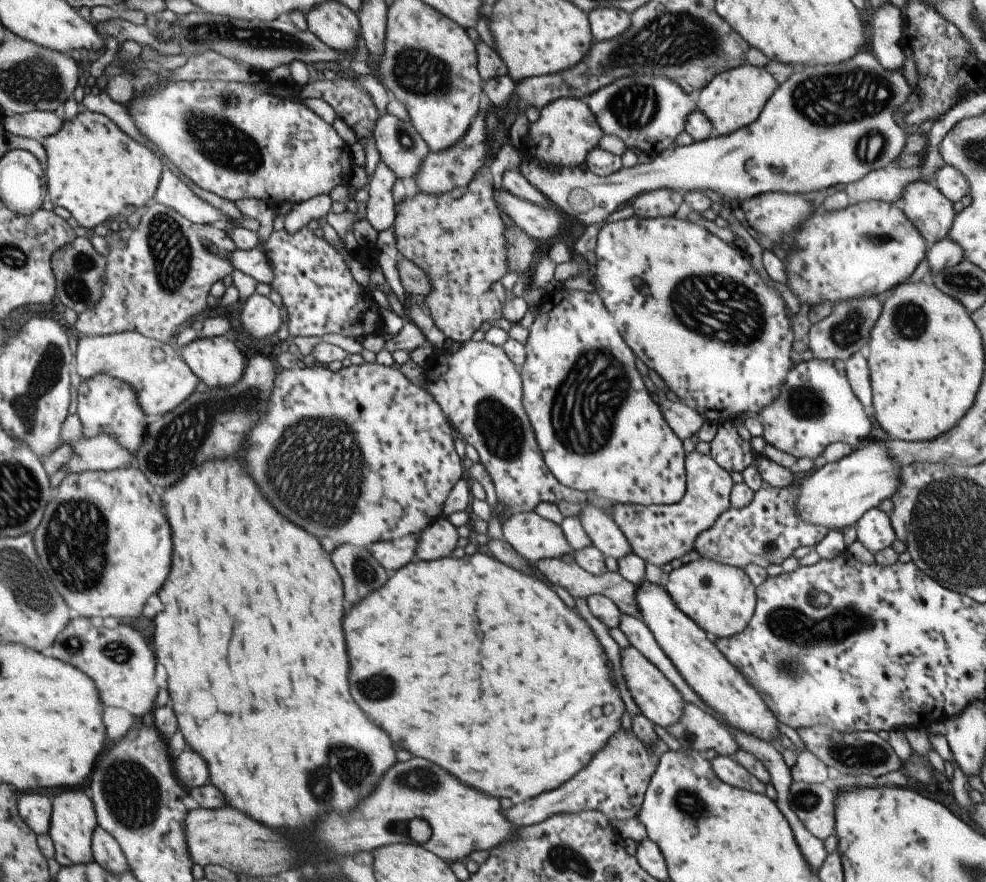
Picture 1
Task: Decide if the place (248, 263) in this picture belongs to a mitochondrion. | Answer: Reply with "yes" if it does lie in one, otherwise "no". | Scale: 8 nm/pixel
no

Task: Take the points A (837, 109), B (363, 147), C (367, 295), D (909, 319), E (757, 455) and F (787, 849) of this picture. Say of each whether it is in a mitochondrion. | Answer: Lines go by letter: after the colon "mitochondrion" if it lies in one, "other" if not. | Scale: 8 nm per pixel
A: mitochondrion
B: other
C: other
D: mitochondrion
E: other
F: other

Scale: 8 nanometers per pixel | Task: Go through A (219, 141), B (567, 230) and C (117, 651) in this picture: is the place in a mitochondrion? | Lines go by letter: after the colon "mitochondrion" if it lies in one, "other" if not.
A: mitochondrion
B: other
C: mitochondrion

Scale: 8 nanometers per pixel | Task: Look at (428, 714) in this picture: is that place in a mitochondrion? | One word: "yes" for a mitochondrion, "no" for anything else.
no

